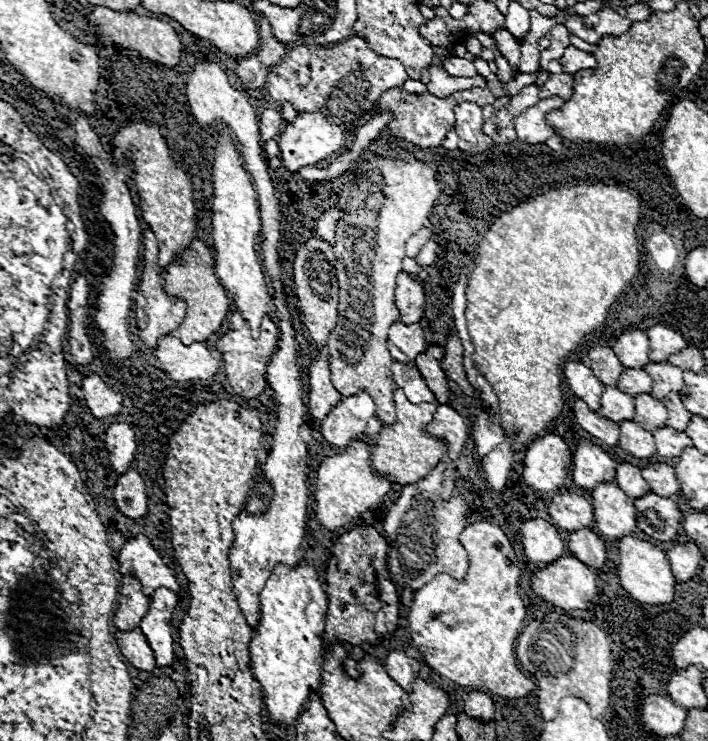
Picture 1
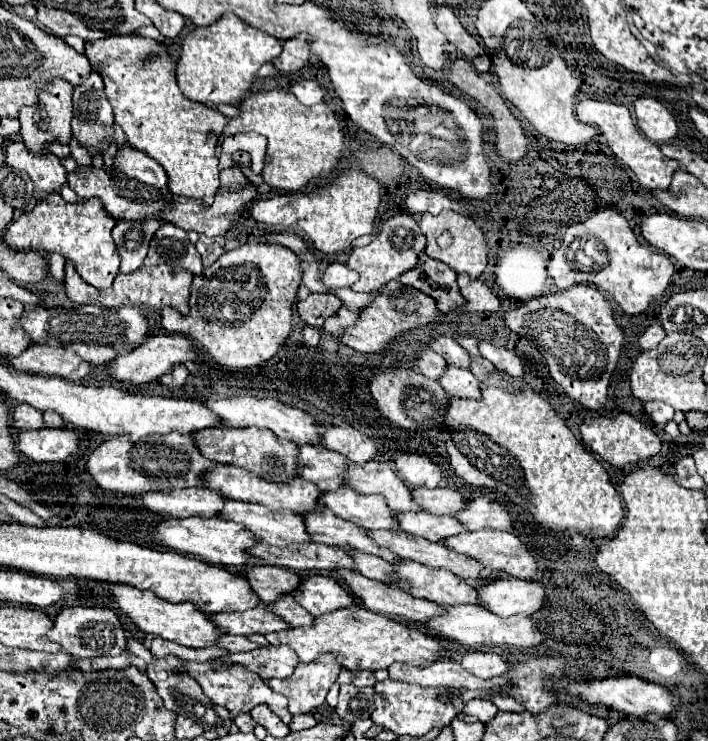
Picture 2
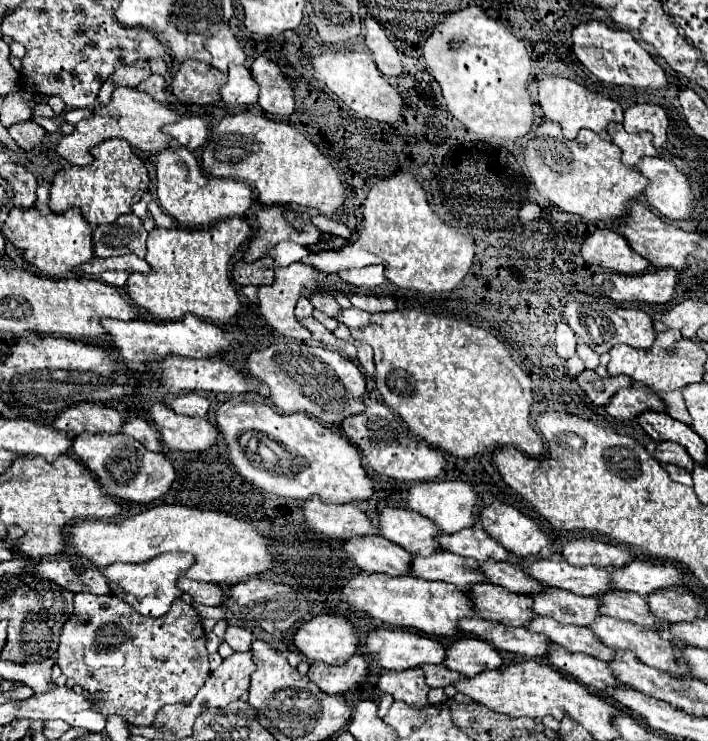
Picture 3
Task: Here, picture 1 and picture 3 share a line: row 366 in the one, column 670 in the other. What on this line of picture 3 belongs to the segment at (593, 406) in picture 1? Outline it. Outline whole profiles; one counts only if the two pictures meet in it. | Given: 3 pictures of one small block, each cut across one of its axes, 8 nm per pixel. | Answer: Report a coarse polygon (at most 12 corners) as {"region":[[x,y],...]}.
{"region":[[634,560],[612,586],[640,596],[680,586],[672,564]]}

